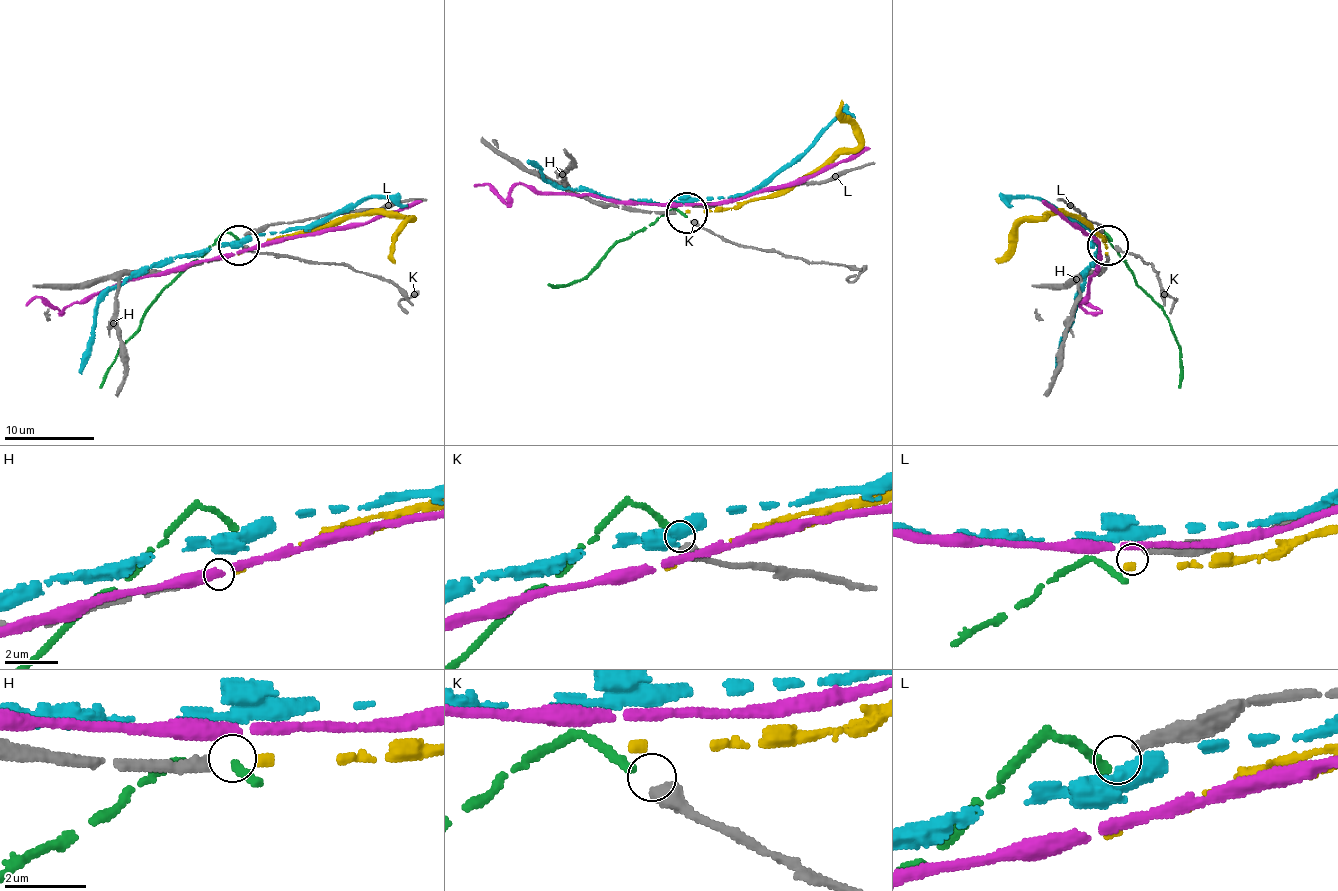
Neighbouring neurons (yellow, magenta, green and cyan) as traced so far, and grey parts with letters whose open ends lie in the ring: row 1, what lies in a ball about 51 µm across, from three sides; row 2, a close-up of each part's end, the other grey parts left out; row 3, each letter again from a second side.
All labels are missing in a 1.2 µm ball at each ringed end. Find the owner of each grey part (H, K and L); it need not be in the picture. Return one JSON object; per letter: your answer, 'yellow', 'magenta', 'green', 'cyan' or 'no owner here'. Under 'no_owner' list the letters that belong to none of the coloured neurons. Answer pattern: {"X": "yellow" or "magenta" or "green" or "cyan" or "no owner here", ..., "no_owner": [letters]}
{"H": "yellow", "K": "green", "L": "no owner here", "no_owner": ["L"]}

